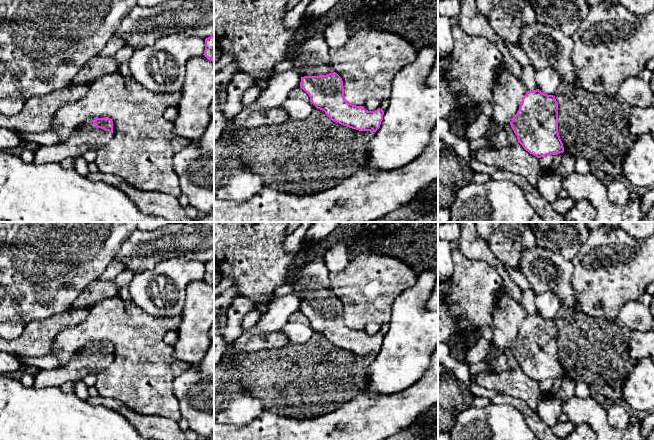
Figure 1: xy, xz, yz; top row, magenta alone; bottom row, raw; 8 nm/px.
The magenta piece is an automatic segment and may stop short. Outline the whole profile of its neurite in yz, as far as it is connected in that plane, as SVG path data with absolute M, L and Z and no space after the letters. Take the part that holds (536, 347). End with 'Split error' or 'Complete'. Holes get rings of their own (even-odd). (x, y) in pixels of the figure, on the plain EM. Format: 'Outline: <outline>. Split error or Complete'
Outline: M539 313L527 315L515 341L508 349L496 349L496 362L489 364L488 357L470 367L469 374L477 376L483 371L500 373L520 367L530 378L541 382L546 379L557 379L564 376L563 367L558 356L558 327L553 319L542 317Z. Split error

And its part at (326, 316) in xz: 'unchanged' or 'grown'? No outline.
grown

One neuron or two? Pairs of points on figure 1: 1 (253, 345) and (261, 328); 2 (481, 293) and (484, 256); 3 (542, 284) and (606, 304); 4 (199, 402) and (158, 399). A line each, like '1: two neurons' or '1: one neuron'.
1: two neurons
2: two neurons
3: two neurons
4: two neurons

